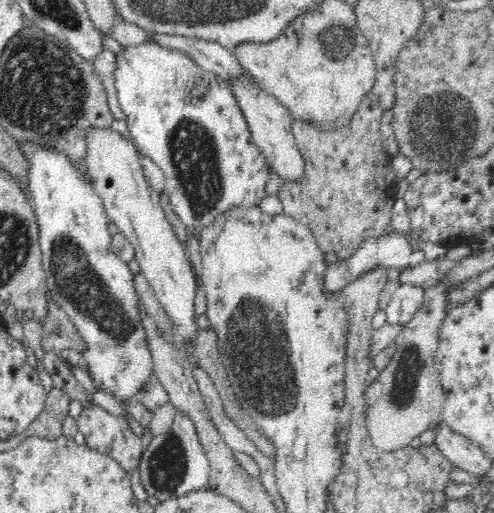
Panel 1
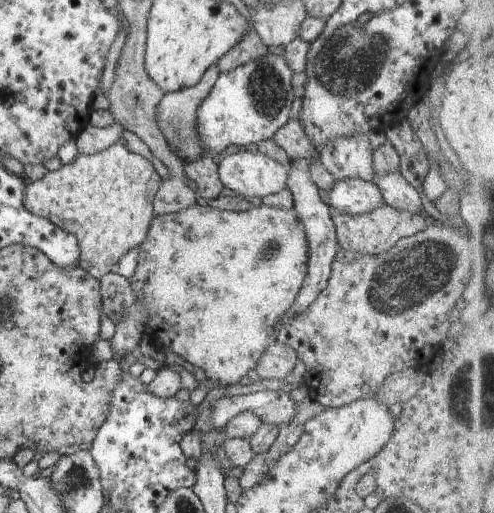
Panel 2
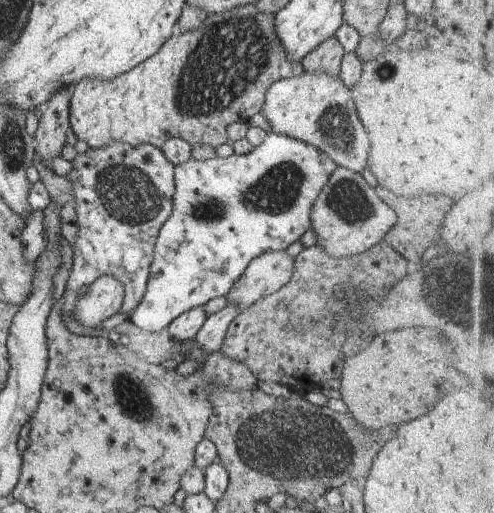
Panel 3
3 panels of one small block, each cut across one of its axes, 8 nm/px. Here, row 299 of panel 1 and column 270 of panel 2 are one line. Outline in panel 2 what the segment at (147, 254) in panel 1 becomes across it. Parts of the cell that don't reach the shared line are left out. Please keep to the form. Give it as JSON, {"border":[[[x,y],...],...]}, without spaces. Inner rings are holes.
{"border":[[[244,148],[218,163],[222,184],[244,198],[263,199],[287,188],[288,167],[255,148]]]}

